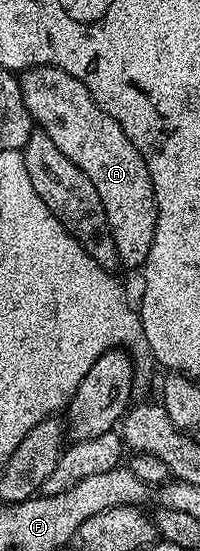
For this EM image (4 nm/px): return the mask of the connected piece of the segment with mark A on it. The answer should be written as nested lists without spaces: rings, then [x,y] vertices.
[[[43,64],[40,68],[25,68],[18,79],[35,127],[47,134],[50,142],[94,182],[94,190],[98,190],[98,198],[102,198],[106,210],[119,263],[139,269],[146,262],[146,254],[150,254],[150,246],[154,246],[158,218],[154,186],[142,154],[138,154],[134,142],[126,138],[122,126],[110,118],[90,90],[78,78],[66,74],[66,70]]]

